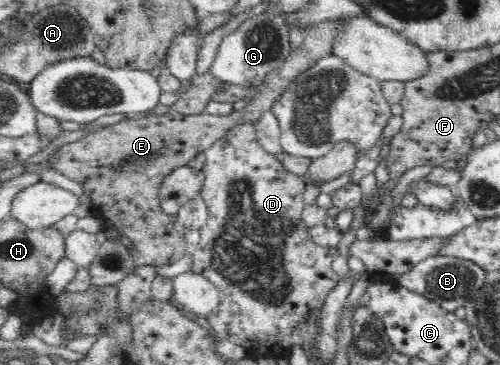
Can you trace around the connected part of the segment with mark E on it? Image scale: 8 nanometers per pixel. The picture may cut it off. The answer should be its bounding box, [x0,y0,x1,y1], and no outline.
[46,16,356,267]

